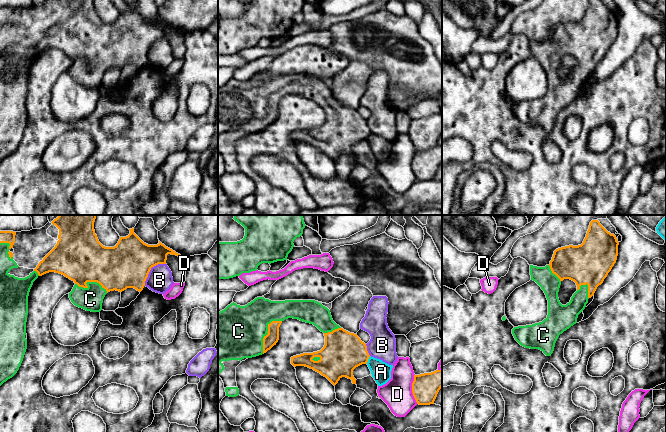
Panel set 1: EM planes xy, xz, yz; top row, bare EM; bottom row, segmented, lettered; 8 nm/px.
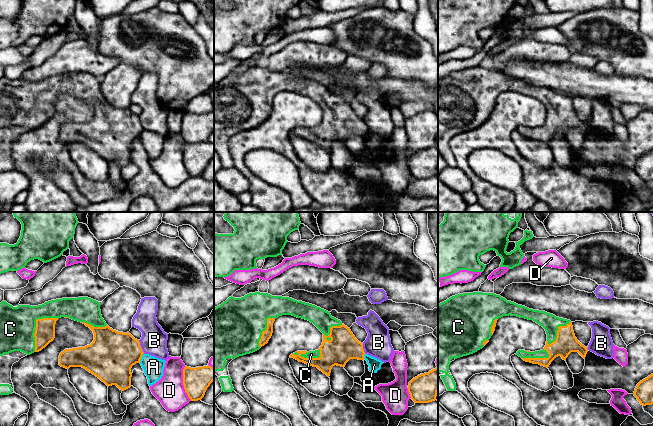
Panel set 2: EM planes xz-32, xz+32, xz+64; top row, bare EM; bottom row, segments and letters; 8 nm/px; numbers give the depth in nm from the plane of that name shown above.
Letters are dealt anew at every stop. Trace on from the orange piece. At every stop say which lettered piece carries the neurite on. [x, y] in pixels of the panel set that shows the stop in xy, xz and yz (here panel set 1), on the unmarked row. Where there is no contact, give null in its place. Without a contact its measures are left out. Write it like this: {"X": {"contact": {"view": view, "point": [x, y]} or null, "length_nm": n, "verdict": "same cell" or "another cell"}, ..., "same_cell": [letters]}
{"A": {"contact": {"view": "xz", "point": [367, 136]}, "length_nm": 70, "verdict": "another cell"}, "B": {"contact": {"view": "xy", "point": [150, 45]}, "length_nm": 260, "verdict": "another cell"}, "C": {"contact": {"view": "xz", "point": [267, 108]}, "length_nm": 320, "verdict": "same cell"}, "D": {"contact": {"view": "xz", "point": [412, 165]}, "length_nm": 240, "verdict": "another cell"}, "same_cell": ["C"]}

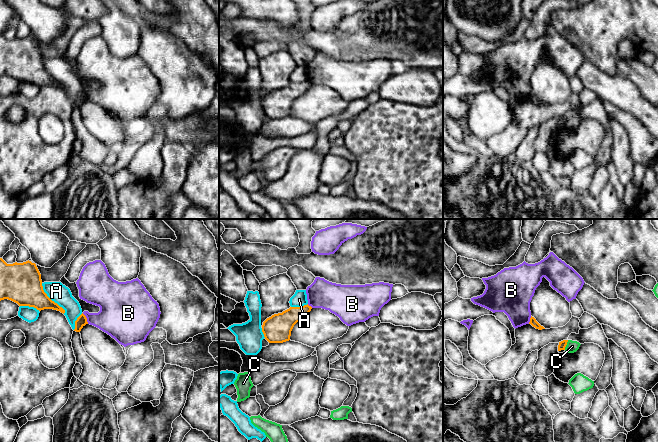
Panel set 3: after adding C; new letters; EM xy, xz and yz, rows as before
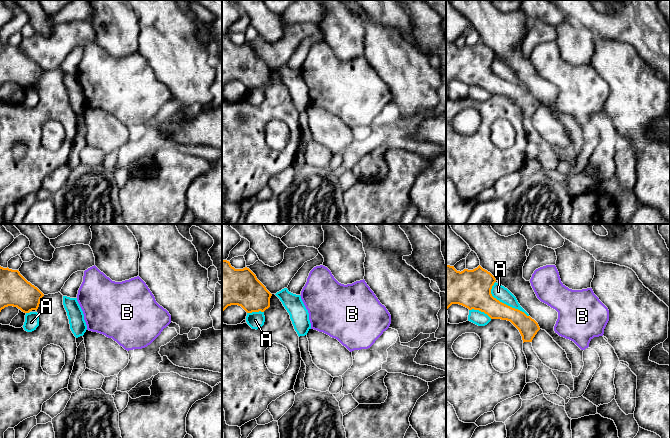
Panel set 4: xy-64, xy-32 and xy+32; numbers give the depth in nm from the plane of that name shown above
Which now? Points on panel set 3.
{"A": {"contact": {"view": "xy", "point": [50, 75]}, "length_nm": 320, "verdict": "another cell"}, "B": {"contact": {"view": "xy", "point": [86, 94]}, "length_nm": 100, "verdict": "another cell"}, "C": {"contact": {"view": "yz", "point": [566, 120]}, "length_nm": 90, "verdict": "another cell"}, "same_cell": []}

